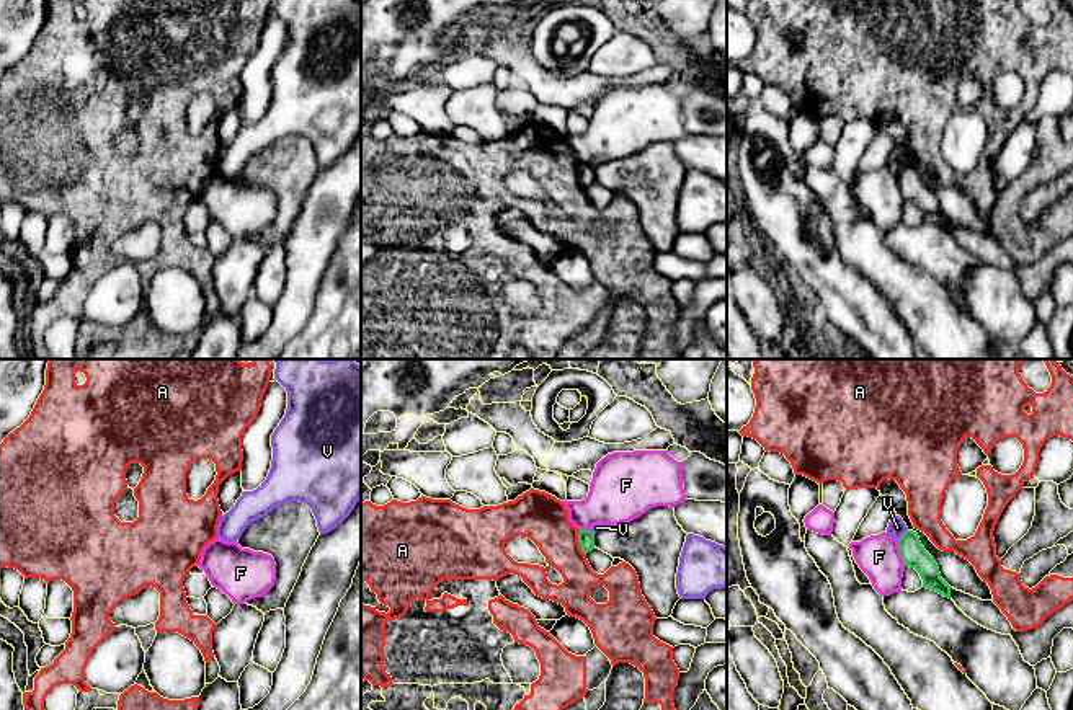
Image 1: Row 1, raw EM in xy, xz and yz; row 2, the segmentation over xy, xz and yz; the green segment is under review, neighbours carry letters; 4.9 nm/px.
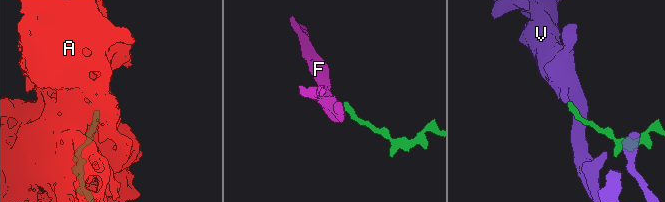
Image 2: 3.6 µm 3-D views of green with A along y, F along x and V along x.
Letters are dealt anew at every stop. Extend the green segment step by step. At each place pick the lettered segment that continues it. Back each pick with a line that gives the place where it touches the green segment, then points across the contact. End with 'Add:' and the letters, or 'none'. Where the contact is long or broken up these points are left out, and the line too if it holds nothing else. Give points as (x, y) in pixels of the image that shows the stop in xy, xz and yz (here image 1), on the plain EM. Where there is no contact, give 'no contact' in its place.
Add: none

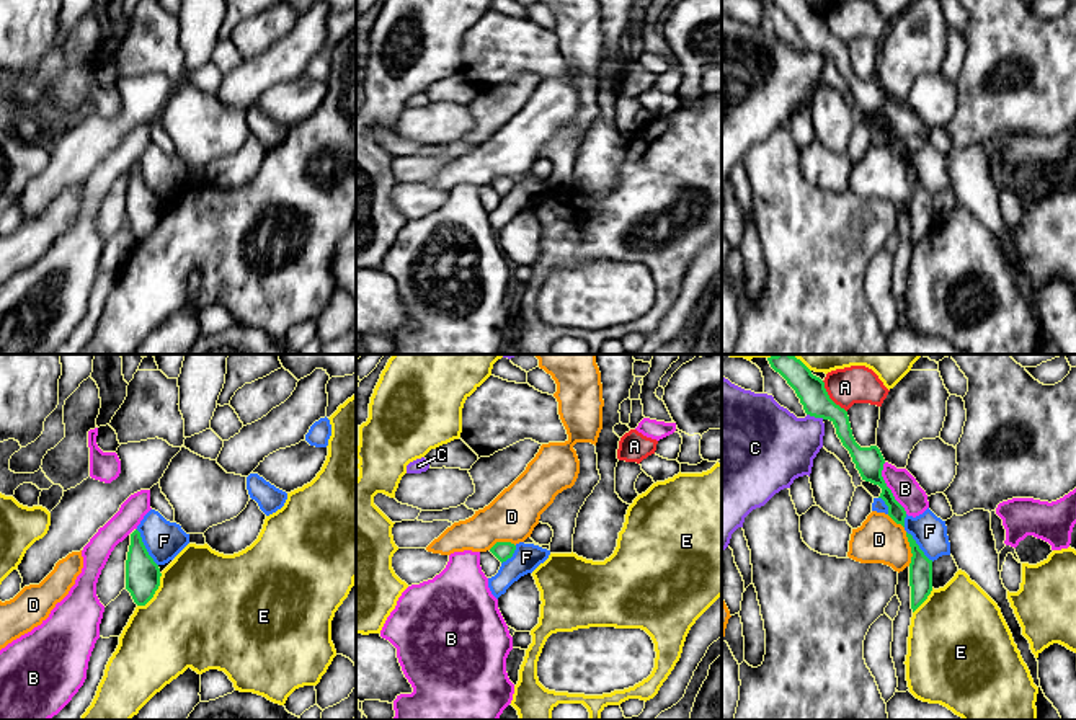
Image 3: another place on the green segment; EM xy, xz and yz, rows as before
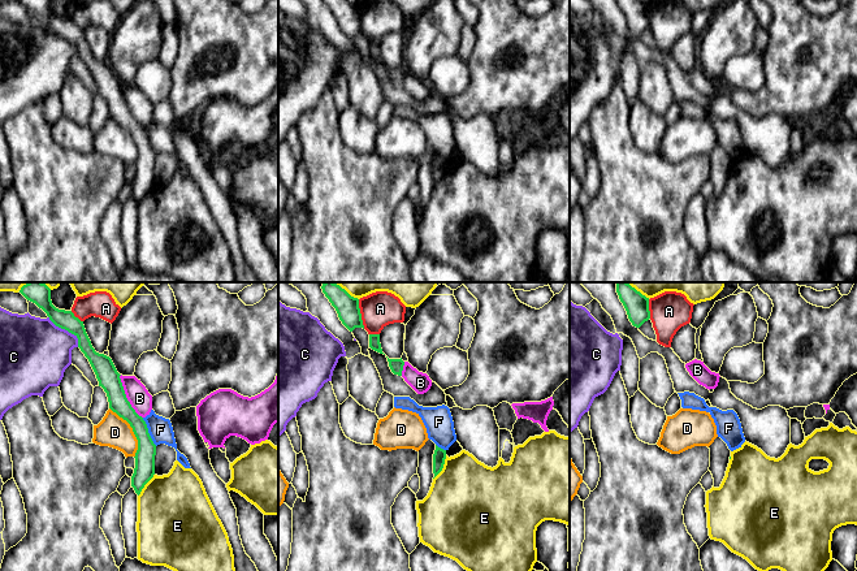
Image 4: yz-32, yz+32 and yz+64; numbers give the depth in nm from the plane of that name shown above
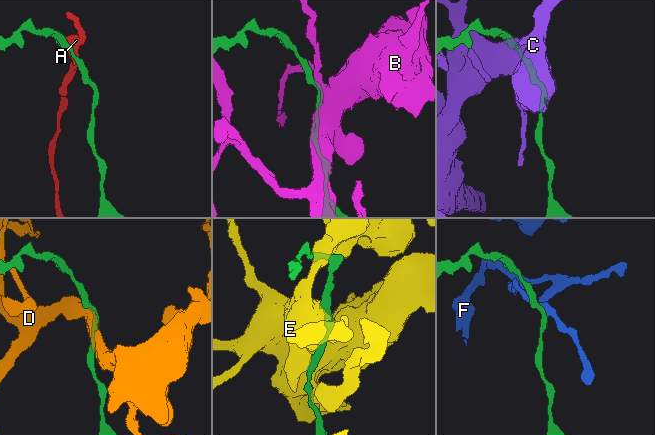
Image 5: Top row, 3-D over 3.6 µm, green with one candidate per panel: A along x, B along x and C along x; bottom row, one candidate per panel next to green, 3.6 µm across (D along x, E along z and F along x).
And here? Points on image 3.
B: contact yz (889, 123)
Add: B

